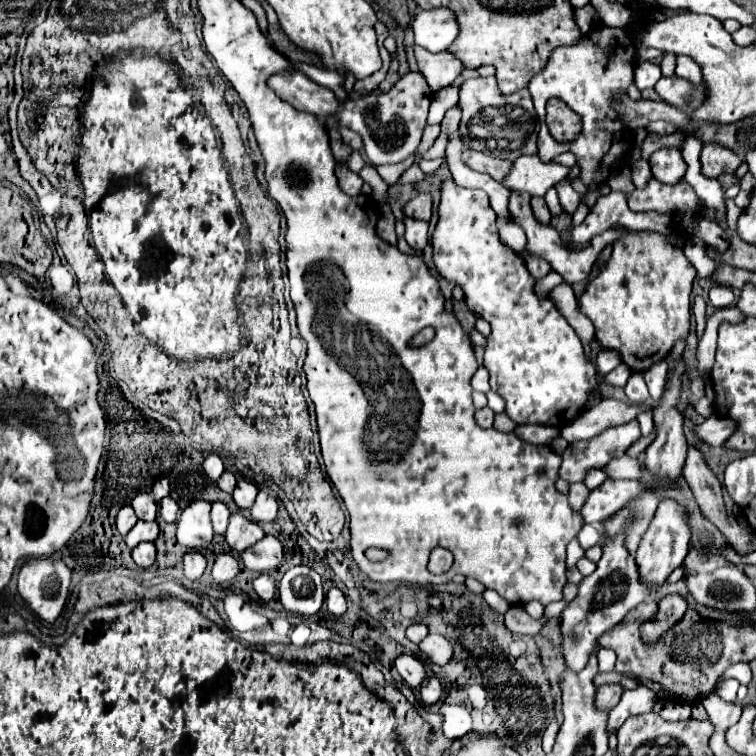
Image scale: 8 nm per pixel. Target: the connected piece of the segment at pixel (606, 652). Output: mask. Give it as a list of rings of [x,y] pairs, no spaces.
[[[600,649],[596,655],[598,655],[598,673],[610,673],[610,671],[614,671],[616,653],[612,653],[610,649]]]

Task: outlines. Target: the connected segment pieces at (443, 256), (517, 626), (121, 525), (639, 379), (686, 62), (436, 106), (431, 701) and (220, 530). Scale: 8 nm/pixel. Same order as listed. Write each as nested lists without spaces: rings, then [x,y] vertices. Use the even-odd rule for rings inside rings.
[[[452,179],[442,183],[442,201],[438,207],[438,225],[432,233],[434,263],[438,273],[464,289],[470,311],[484,317],[492,325],[484,367],[490,371],[490,387],[506,401],[506,415],[516,423],[542,423],[562,427],[572,417],[584,411],[590,395],[596,389],[596,367],[584,357],[582,341],[568,321],[558,313],[552,301],[534,295],[534,277],[528,273],[524,259],[504,247],[496,233],[496,213],[488,203],[488,195],[480,189],[458,187]]]
[[[512,607],[506,611],[506,627],[514,633],[526,633],[526,635],[536,635],[536,629],[540,629],[548,619],[540,619],[536,623],[536,619],[528,617],[528,613],[522,607]]]
[[[124,505],[120,511],[118,511],[118,517],[116,517],[116,525],[118,525],[118,531],[120,535],[126,535],[134,525],[136,525],[136,515],[134,515],[134,509],[130,505]]]
[[[632,373],[624,389],[626,389],[626,395],[628,395],[630,403],[642,405],[642,403],[648,403],[648,399],[650,399],[648,387],[646,387],[646,381],[644,381],[642,373]]]
[[[680,55],[678,57],[678,65],[676,65],[676,75],[690,81],[692,85],[700,85],[702,79],[700,79],[700,67],[696,65],[696,61],[692,61],[690,57],[684,57]]]
[[[450,85],[448,89],[442,89],[440,93],[434,95],[432,105],[430,105],[430,115],[428,115],[428,123],[430,125],[432,123],[442,123],[444,113],[458,103],[458,93],[460,93],[460,87],[458,85]]]
[[[431,677],[425,680],[419,687],[419,693],[421,702],[424,705],[434,705],[443,696],[439,679],[437,677]]]
[[[214,501],[212,503],[212,525],[214,525],[214,533],[218,533],[218,535],[226,533],[228,517],[230,517],[228,507],[224,503],[220,503],[220,501]]]

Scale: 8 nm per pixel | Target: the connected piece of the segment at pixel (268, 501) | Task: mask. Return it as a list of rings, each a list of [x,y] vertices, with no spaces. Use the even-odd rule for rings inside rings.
[[[260,491],[254,505],[250,507],[250,517],[256,521],[256,523],[268,523],[268,521],[274,521],[276,519],[276,511],[278,511],[278,503],[276,499],[266,493],[266,491]]]

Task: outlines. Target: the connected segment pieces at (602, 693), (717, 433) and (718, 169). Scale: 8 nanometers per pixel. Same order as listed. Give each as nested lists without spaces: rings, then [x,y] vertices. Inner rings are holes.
[[[606,683],[606,685],[602,685],[602,687],[598,689],[596,705],[598,705],[600,709],[612,709],[612,707],[620,701],[622,693],[624,693],[624,687],[622,687],[622,685],[618,685],[618,683]]]
[[[714,413],[702,425],[696,427],[696,435],[708,445],[722,445],[734,433],[734,429],[736,429],[736,421]]]
[[[706,143],[702,149],[702,173],[706,177],[718,177],[722,173],[734,173],[740,167],[740,159],[728,147]]]

